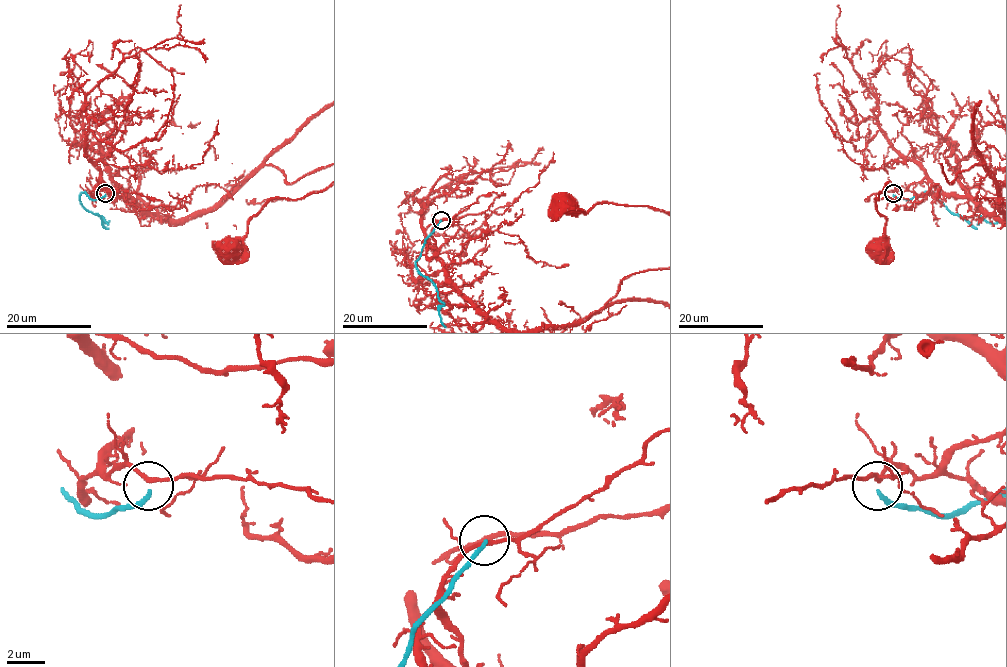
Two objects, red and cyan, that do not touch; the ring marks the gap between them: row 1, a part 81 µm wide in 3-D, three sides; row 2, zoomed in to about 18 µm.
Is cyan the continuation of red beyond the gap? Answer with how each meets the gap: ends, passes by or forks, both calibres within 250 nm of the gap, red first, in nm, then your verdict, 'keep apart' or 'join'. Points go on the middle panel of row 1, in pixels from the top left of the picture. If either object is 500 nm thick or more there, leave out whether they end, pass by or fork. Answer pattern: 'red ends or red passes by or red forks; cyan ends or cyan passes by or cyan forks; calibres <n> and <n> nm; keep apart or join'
red passes by; cyan ends; calibres 190 and 200 nm; keep apart

